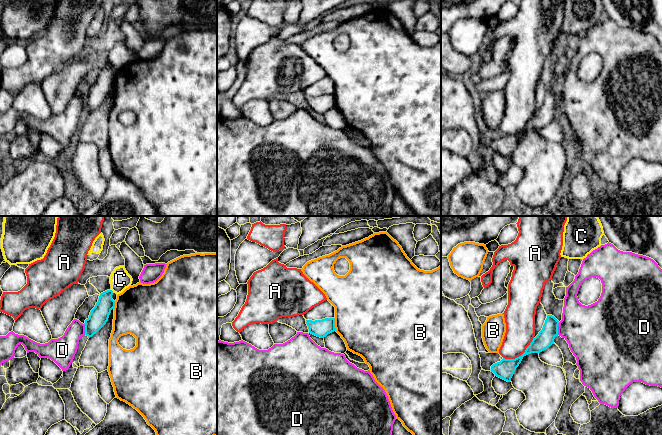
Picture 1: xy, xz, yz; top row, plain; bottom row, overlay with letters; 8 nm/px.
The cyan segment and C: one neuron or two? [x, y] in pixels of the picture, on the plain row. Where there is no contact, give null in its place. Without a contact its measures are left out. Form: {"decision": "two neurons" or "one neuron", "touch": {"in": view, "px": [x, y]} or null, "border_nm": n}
{"decision": "two neurons", "touch": null}

